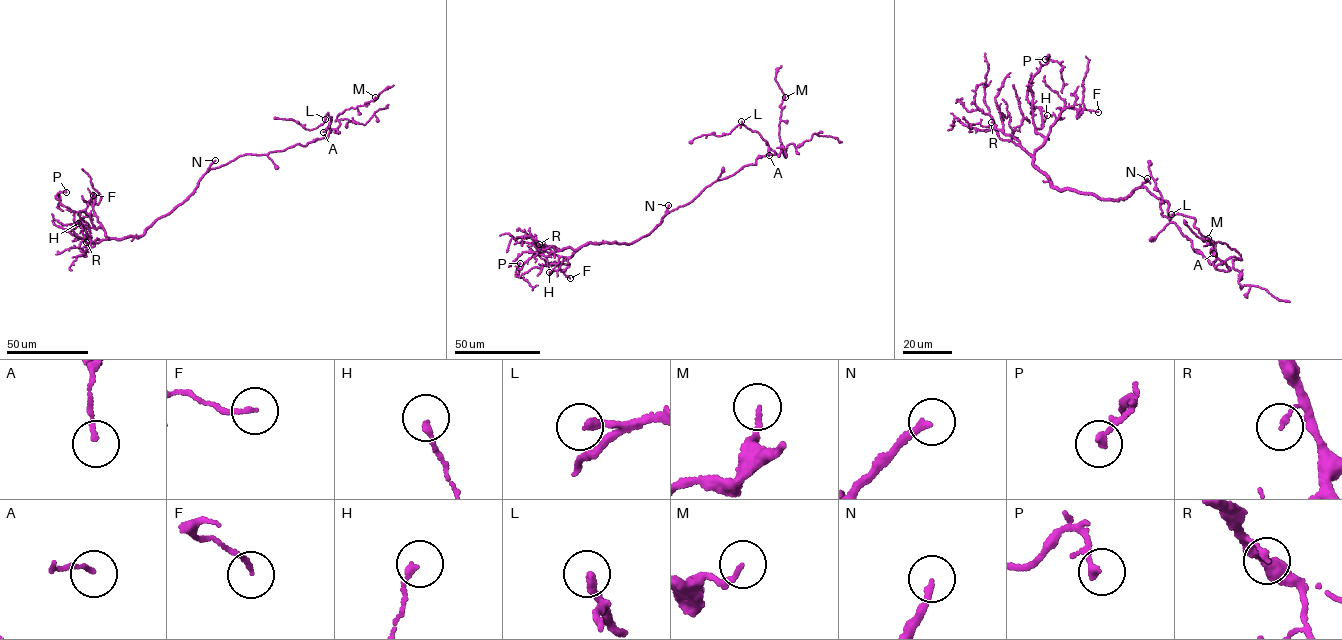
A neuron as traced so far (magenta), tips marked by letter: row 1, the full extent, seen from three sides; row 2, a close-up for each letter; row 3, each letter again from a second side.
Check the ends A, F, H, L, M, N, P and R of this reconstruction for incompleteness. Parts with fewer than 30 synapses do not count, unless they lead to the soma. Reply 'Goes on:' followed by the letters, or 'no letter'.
Goes on: L, N

